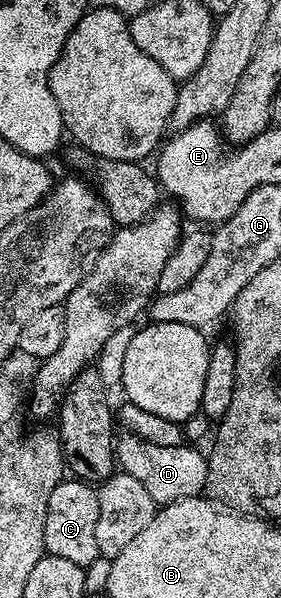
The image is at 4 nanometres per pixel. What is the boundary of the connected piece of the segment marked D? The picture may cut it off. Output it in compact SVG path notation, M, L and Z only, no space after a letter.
M125 434L116 443L115 458L122 471L138 479L151 498L164 506L185 497L200 495L204 491L208 459L203 452L193 448L196 447L189 444L179 447L155 446L138 436Z

